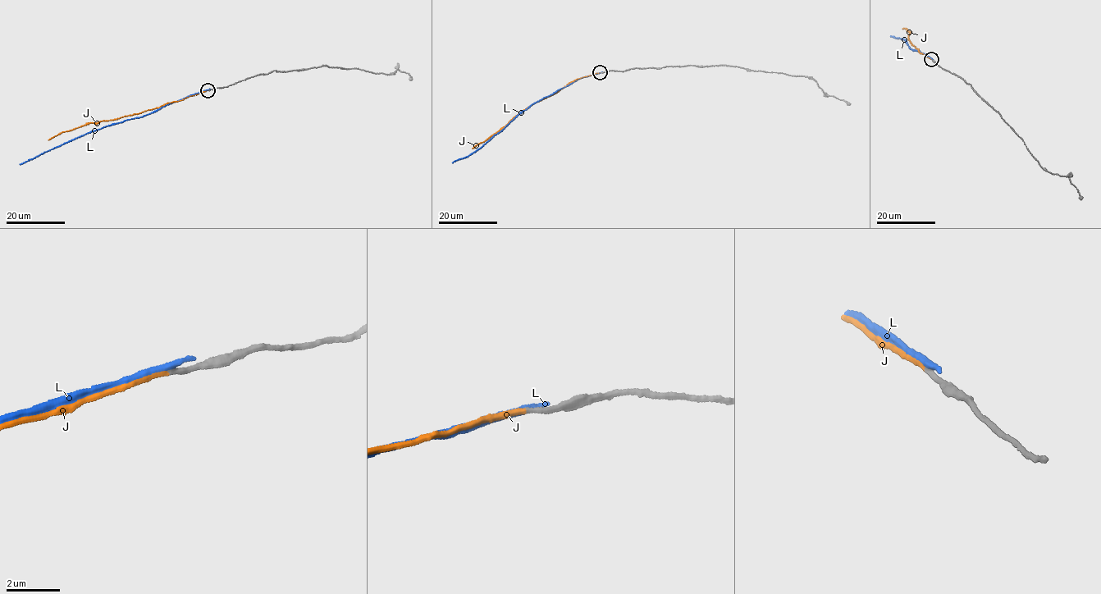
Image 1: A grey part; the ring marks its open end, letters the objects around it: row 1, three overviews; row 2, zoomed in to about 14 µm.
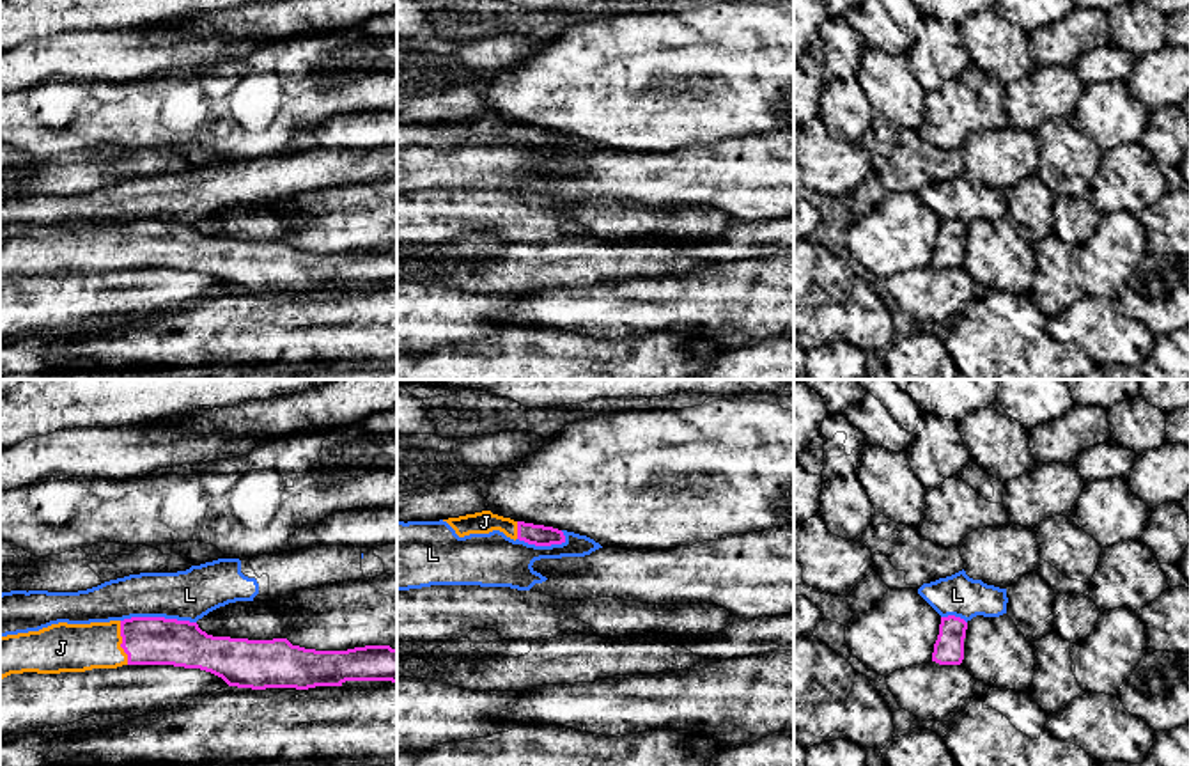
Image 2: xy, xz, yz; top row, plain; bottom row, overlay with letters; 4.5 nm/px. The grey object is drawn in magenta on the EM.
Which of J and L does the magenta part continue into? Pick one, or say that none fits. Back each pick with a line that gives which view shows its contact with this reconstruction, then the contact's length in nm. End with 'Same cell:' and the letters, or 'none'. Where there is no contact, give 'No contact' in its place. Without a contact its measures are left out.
J: Touches magenta in xy. Shared border 200 nm
Same cell: J

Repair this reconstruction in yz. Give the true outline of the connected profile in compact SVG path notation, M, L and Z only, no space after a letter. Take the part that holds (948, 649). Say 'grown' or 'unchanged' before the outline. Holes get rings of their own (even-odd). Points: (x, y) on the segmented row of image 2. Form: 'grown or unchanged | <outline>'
unchanged | M955 615L941 617L932 661L939 665L960 665L964 660L966 629L968 622L964 619Z

